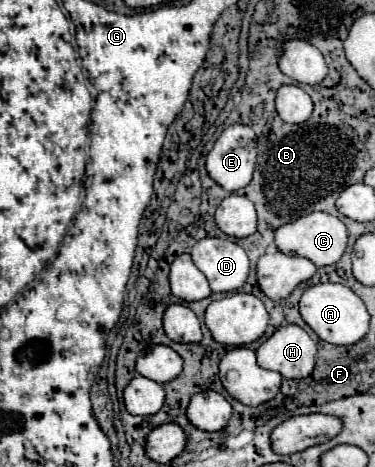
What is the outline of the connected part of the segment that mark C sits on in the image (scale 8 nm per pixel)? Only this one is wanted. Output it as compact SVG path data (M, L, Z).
M314 212L308 216L302 216L290 224L284 224L276 230L276 246L284 254L298 254L304 258L310 258L316 266L328 266L336 264L348 244L348 230L344 222L332 214L326 212Z

